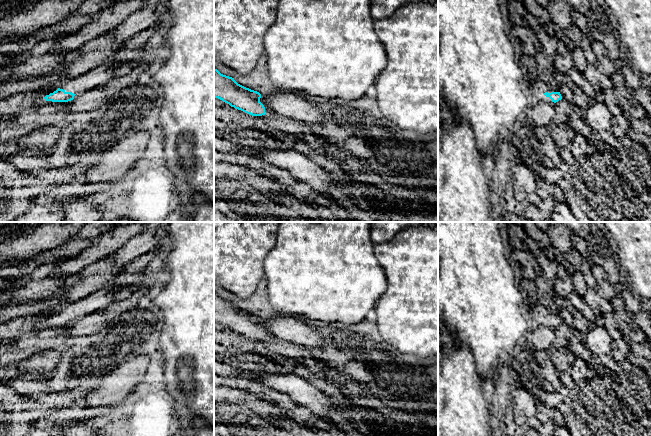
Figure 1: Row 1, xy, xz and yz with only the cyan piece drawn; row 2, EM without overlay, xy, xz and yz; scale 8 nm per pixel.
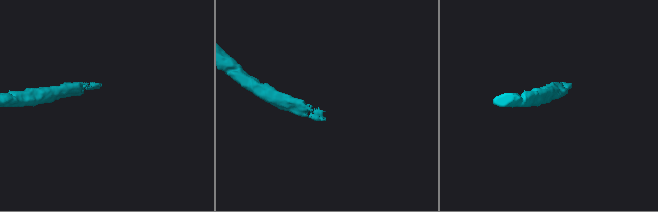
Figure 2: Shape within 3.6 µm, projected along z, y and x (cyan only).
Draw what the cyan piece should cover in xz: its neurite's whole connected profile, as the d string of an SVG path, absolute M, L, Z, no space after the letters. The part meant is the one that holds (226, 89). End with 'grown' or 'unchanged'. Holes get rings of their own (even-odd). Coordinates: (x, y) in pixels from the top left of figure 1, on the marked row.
M214 68L214 97L252 116L272 114L266 94L238 84L234 78L221 74Z; grown

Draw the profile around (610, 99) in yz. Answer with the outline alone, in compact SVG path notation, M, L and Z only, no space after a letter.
M613 89L603 90L603 102L613 116L623 113L623 107Z

